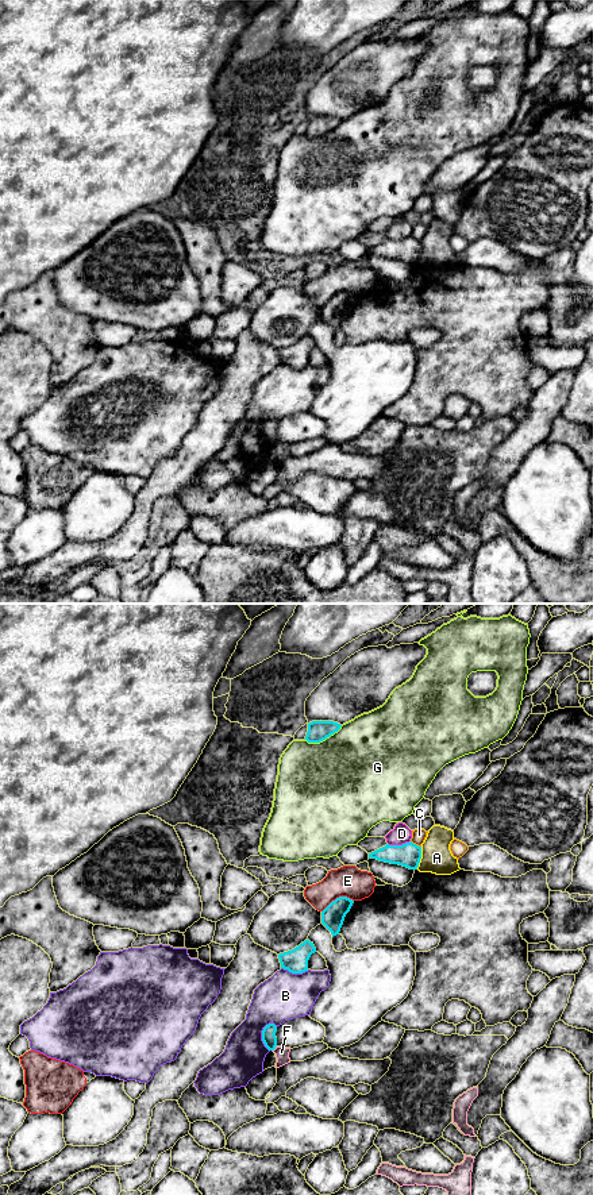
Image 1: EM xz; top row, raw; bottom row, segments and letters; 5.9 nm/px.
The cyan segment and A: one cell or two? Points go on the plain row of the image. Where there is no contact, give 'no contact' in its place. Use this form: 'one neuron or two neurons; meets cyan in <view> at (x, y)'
two neurons; meets cyan in xz at (420, 253)

